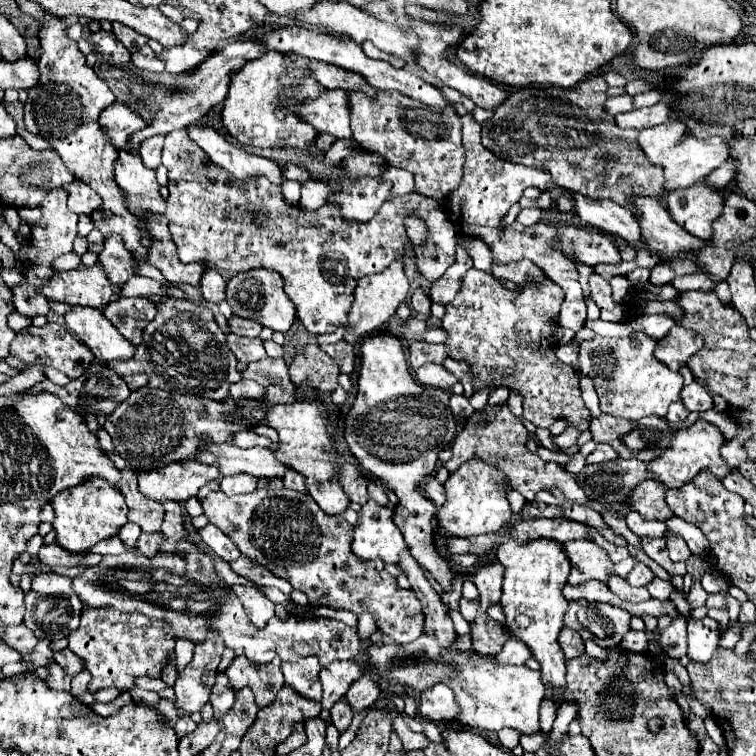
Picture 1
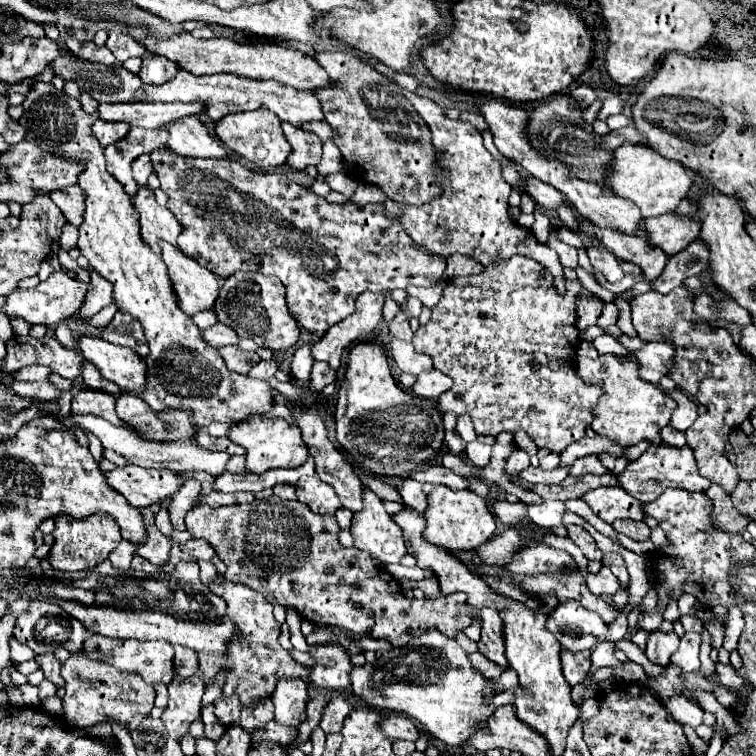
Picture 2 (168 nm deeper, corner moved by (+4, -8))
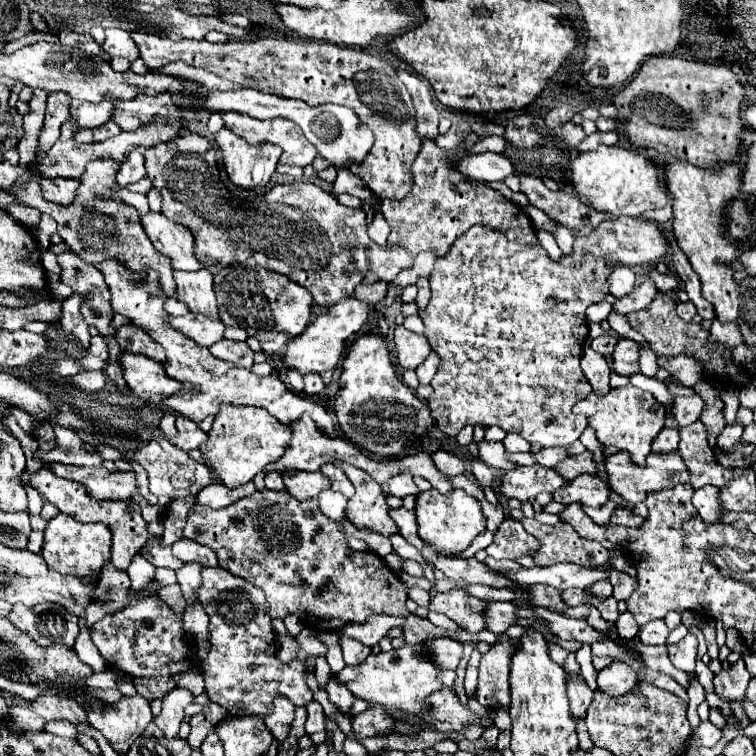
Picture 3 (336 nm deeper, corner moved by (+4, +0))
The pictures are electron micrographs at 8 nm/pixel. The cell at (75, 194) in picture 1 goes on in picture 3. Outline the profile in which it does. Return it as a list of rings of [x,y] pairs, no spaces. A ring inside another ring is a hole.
[[[41,178],[43,184],[43,198],[61,206],[69,206],[75,198],[75,190],[79,188],[79,180],[77,178],[55,178],[55,180],[47,180]]]

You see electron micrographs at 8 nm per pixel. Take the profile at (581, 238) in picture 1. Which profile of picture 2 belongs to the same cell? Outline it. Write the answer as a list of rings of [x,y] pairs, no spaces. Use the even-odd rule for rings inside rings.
[[[587,248],[587,256],[591,260],[591,264],[603,272],[603,276],[607,278],[607,282],[617,282],[623,278],[623,270],[619,268],[619,262],[615,256],[611,256],[611,252],[607,252],[605,248]]]

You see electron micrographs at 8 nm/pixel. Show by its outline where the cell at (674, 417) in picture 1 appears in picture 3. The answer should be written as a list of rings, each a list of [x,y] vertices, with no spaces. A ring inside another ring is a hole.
[[[663,428],[657,438],[653,440],[653,452],[659,452],[659,454],[669,454],[669,452],[675,452],[677,450],[677,444],[679,444],[679,432],[677,430],[667,430]]]

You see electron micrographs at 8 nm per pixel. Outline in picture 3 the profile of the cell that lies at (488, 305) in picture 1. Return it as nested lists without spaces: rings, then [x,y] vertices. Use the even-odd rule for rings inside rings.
[[[619,216],[619,218],[607,218],[605,222],[601,222],[595,232],[591,232],[591,236],[577,236],[577,232],[573,232],[573,252],[569,256],[561,256],[561,260],[551,260],[545,258],[545,250],[539,244],[519,244],[513,240],[507,240],[507,236],[503,236],[503,232],[487,228],[487,226],[473,226],[469,228],[463,236],[459,236],[459,240],[455,240],[455,244],[451,246],[451,250],[447,252],[447,256],[441,256],[435,262],[433,272],[429,274],[429,284],[431,284],[431,300],[429,306],[419,314],[423,318],[425,324],[425,336],[431,344],[431,348],[439,354],[441,364],[439,364],[439,372],[435,374],[435,378],[431,380],[433,386],[433,396],[427,400],[429,408],[431,408],[431,416],[437,424],[437,428],[447,434],[447,436],[457,436],[459,430],[463,426],[499,426],[505,432],[515,432],[521,434],[527,442],[539,442],[541,446],[569,446],[575,440],[579,440],[581,432],[587,426],[587,418],[585,416],[575,416],[571,412],[571,408],[587,398],[591,394],[591,384],[587,382],[579,360],[581,360],[581,352],[583,352],[583,344],[587,340],[587,318],[585,318],[585,310],[591,304],[597,304],[597,300],[605,300],[605,296],[609,294],[607,288],[607,276],[615,266],[641,266],[641,264],[653,264],[655,260],[663,258],[667,254],[667,238],[661,234],[659,224],[645,220],[643,216],[639,218],[631,218],[631,216]]]

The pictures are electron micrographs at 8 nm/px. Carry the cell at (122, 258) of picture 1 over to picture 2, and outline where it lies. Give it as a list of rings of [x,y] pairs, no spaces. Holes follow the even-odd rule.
[[[89,270],[91,274],[91,280],[89,280],[89,292],[87,292],[87,298],[83,302],[83,308],[75,314],[75,316],[81,316],[81,318],[91,318],[95,316],[103,306],[111,304],[111,282],[105,280],[103,276],[99,276],[95,270]]]

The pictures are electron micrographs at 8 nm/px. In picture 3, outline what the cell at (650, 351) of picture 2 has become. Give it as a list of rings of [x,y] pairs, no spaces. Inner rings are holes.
[[[619,340],[611,356],[613,356],[613,372],[617,372],[619,376],[637,374],[639,354],[637,354],[637,344],[633,340]]]

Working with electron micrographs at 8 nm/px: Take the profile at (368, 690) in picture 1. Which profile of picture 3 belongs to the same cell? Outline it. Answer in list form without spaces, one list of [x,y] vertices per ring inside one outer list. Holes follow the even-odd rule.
[[[313,700],[313,702],[309,702],[309,704],[305,706],[305,710],[307,710],[305,732],[311,736],[311,734],[315,734],[315,732],[323,730],[323,728],[325,728],[325,714],[323,714],[323,708],[321,708],[321,704]]]

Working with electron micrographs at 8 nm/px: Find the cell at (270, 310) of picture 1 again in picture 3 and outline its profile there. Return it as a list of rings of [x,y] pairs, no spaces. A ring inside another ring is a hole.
[[[227,266],[215,274],[215,294],[219,318],[225,326],[245,328],[249,336],[257,338],[265,354],[283,354],[287,342],[299,336],[309,326],[311,294],[291,278],[269,272],[261,266]]]

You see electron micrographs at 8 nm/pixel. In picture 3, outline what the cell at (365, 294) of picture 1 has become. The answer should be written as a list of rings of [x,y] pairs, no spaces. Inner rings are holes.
[[[349,296],[347,300],[341,300],[339,304],[333,304],[327,312],[319,314],[307,328],[303,334],[295,336],[295,340],[291,340],[287,344],[287,354],[283,356],[283,364],[287,368],[295,368],[299,374],[309,374],[309,372],[325,372],[325,370],[333,370],[343,354],[343,346],[345,340],[355,334],[367,320],[369,314],[369,304],[355,300],[353,296]]]

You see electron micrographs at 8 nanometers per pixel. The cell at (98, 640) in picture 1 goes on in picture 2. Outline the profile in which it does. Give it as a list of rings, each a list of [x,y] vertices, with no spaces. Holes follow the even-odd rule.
[[[85,650],[73,652],[61,668],[67,694],[63,696],[65,720],[77,728],[91,728],[99,722],[127,724],[135,714],[149,714],[153,708],[155,688],[149,686],[137,672],[123,672],[103,660],[91,660]]]

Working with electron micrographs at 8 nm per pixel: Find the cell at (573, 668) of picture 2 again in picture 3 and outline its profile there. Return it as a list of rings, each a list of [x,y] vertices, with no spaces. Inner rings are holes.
[[[581,676],[577,678],[567,678],[567,692],[569,692],[569,702],[571,702],[571,716],[573,720],[583,720],[587,714],[587,708],[591,704],[593,692],[589,686],[583,682]]]

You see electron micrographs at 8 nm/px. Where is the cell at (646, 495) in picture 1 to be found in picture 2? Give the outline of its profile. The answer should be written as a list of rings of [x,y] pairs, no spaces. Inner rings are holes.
[[[597,488],[591,490],[583,496],[583,500],[589,504],[589,508],[605,522],[613,524],[615,520],[621,518],[631,518],[631,520],[641,520],[643,506],[639,500],[635,500],[629,492],[623,492],[623,488]]]

